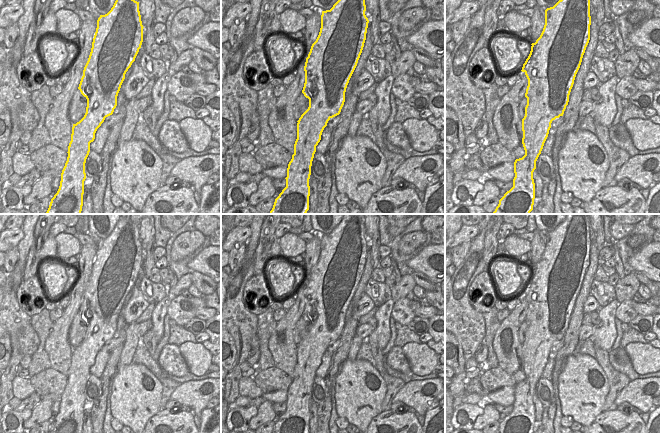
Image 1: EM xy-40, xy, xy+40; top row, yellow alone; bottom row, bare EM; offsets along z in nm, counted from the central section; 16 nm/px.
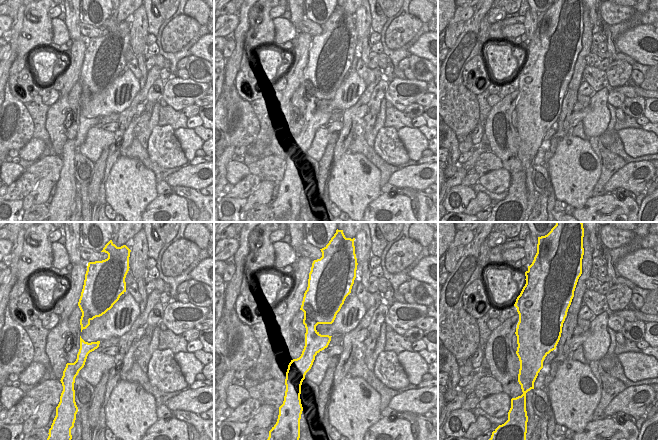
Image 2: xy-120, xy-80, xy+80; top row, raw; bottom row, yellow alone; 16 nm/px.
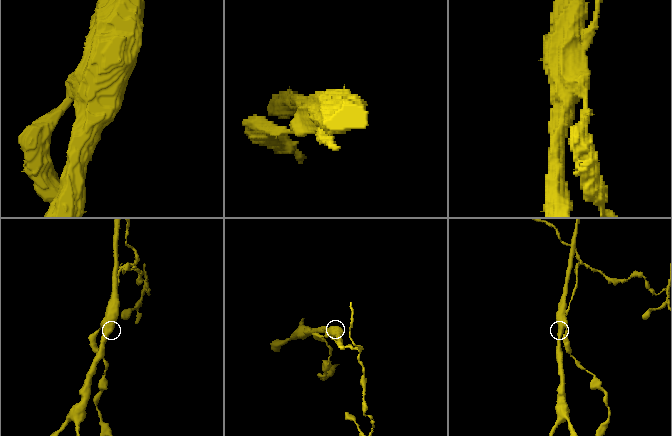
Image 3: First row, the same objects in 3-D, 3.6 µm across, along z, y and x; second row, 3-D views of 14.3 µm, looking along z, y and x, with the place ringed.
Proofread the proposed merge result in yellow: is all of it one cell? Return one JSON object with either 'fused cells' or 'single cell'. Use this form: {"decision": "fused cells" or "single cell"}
{"decision": "fused cells"}

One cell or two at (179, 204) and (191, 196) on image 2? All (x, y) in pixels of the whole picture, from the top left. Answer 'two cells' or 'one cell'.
two cells

